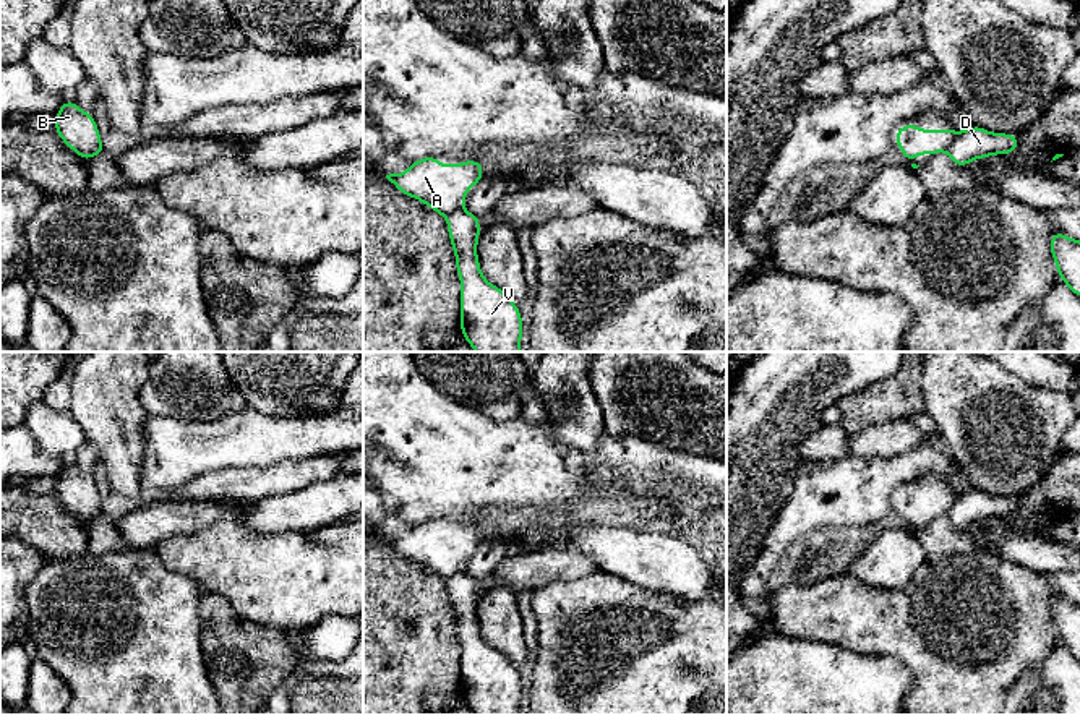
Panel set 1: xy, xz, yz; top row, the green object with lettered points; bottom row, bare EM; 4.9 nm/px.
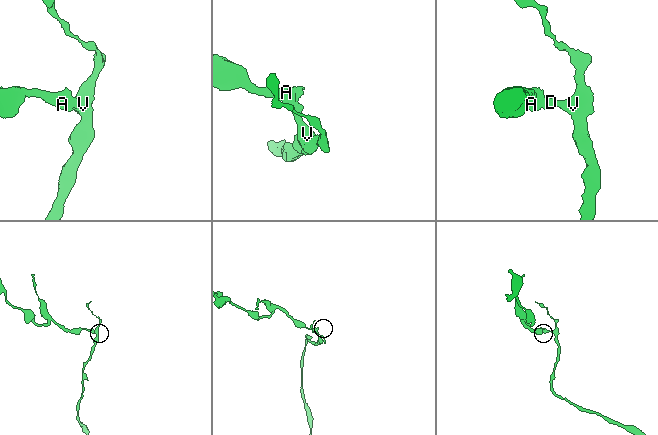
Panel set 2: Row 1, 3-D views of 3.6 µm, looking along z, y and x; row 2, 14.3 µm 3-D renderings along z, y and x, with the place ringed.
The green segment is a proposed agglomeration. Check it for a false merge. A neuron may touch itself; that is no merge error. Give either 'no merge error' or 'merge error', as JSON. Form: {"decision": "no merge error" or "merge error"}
{"decision": "merge error"}

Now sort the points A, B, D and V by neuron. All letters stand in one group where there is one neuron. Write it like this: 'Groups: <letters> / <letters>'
Groups: A B / D V

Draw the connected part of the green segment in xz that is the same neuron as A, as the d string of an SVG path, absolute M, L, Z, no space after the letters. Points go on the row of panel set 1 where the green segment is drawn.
M430 156L412 162L404 173L389 173L386 178L401 193L423 201L448 219L461 211L469 188L483 178L483 167L478 161L441 165L435 156Z

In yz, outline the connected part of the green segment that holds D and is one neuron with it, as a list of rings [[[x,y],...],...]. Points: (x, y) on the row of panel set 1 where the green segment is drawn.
[[[971,126],[958,133],[949,148],[949,156],[957,167],[963,167],[973,159],[992,154],[1010,154],[1017,151],[1018,138],[1015,133],[989,133],[981,126]]]

